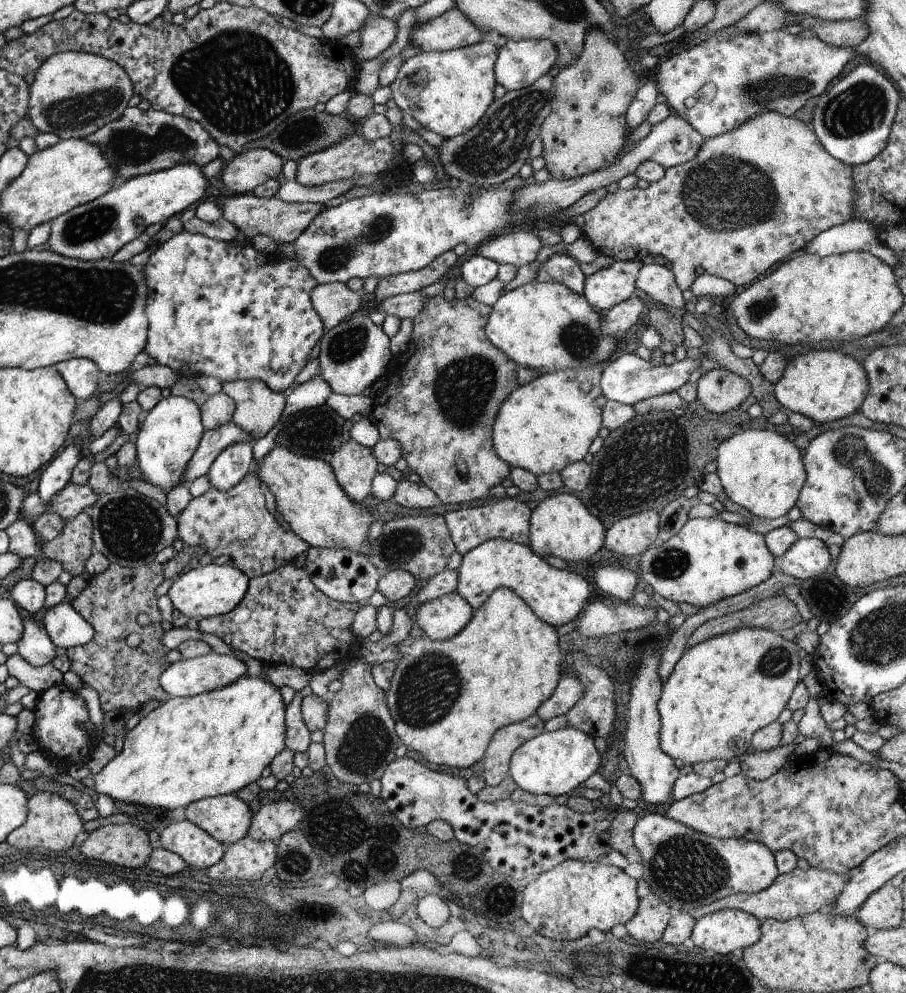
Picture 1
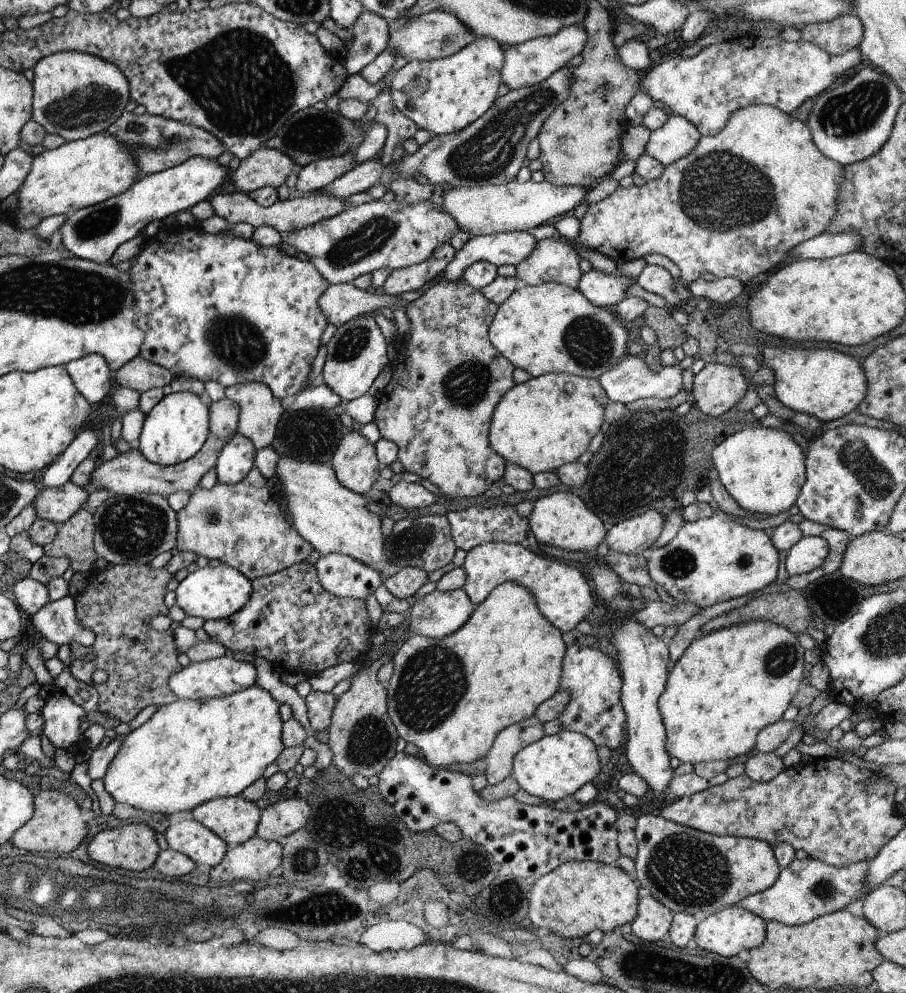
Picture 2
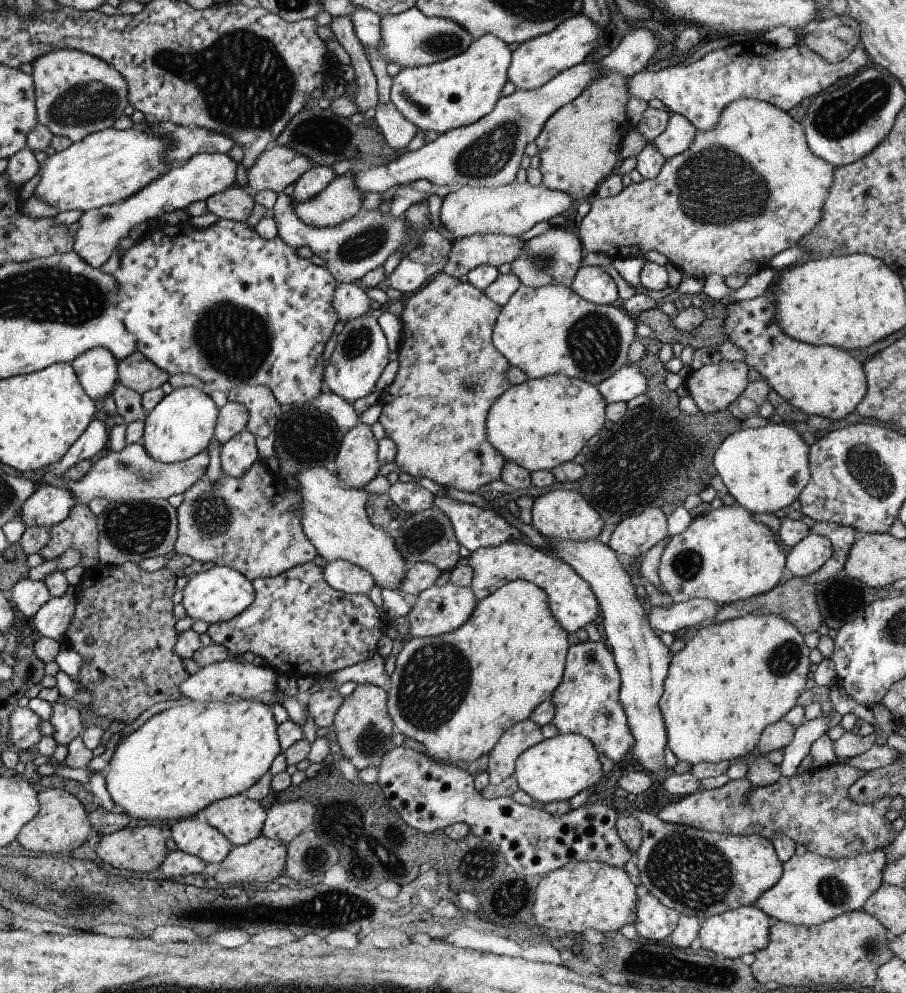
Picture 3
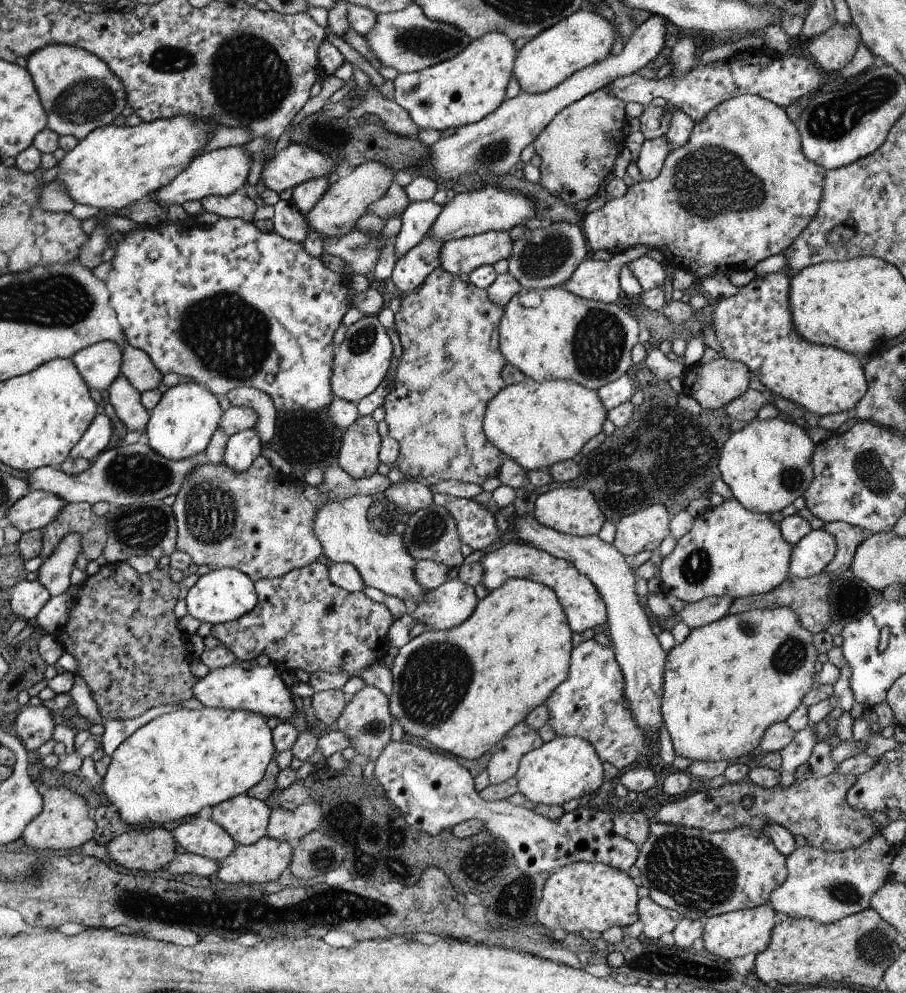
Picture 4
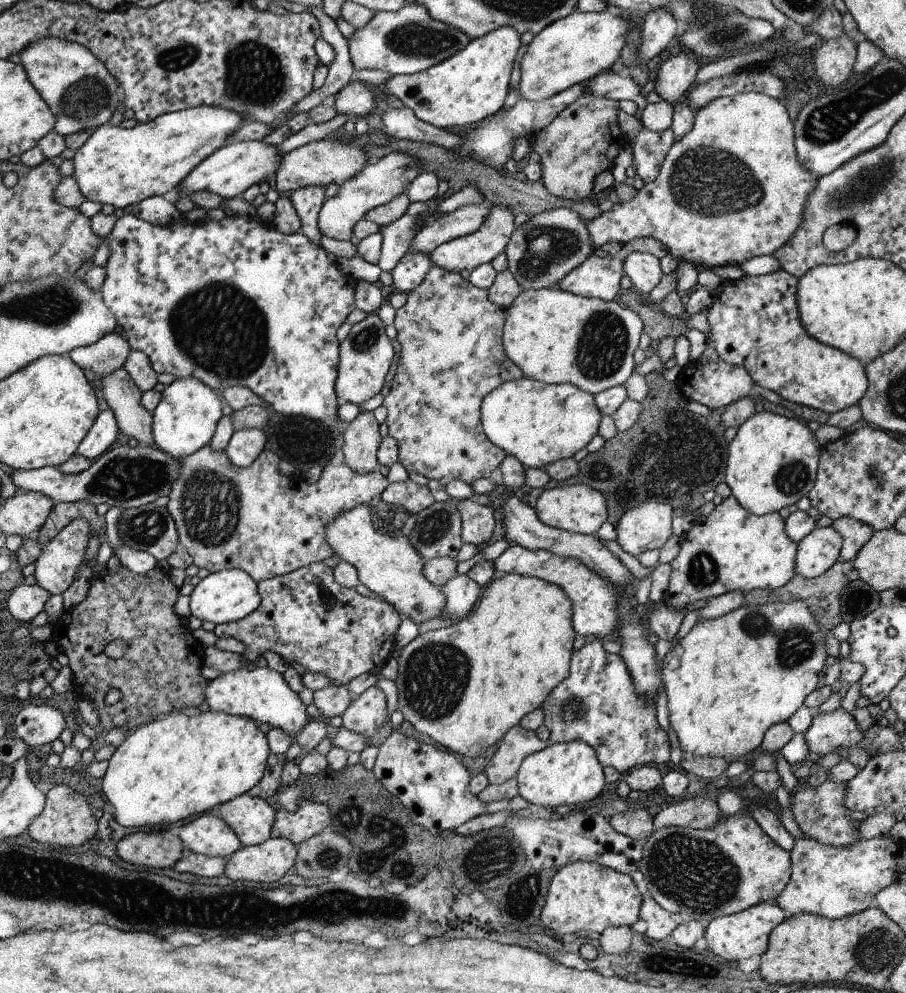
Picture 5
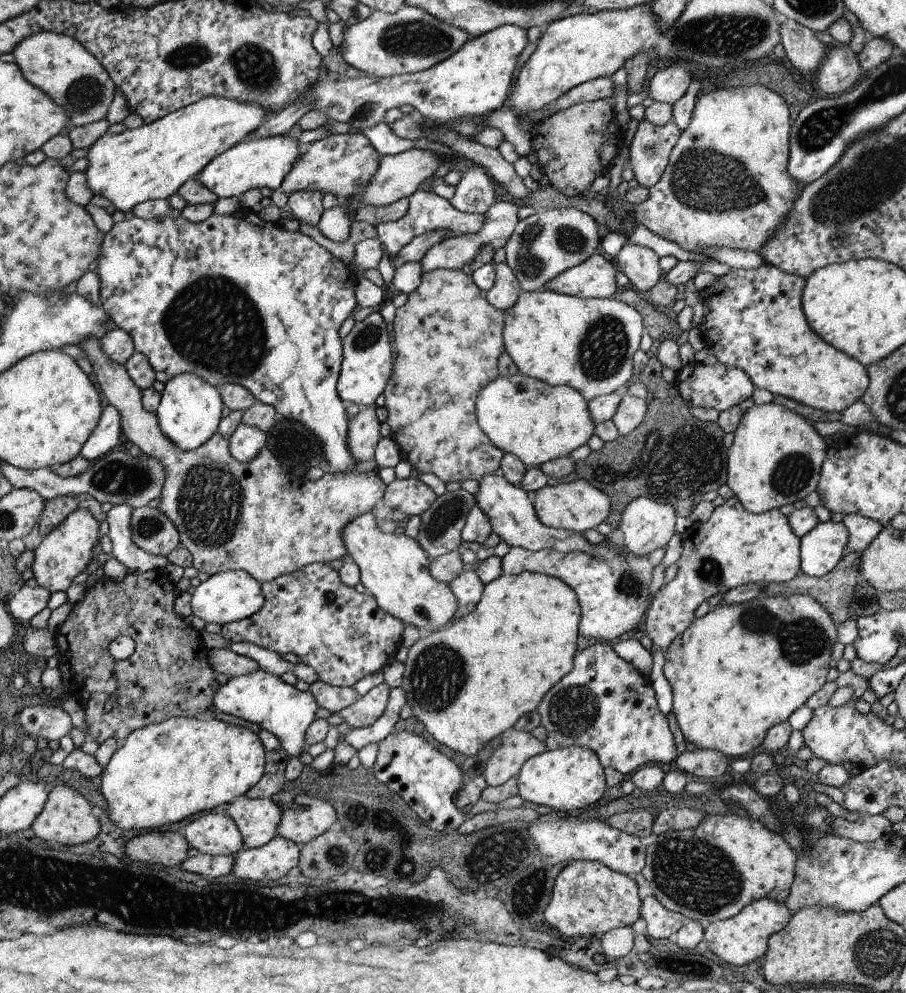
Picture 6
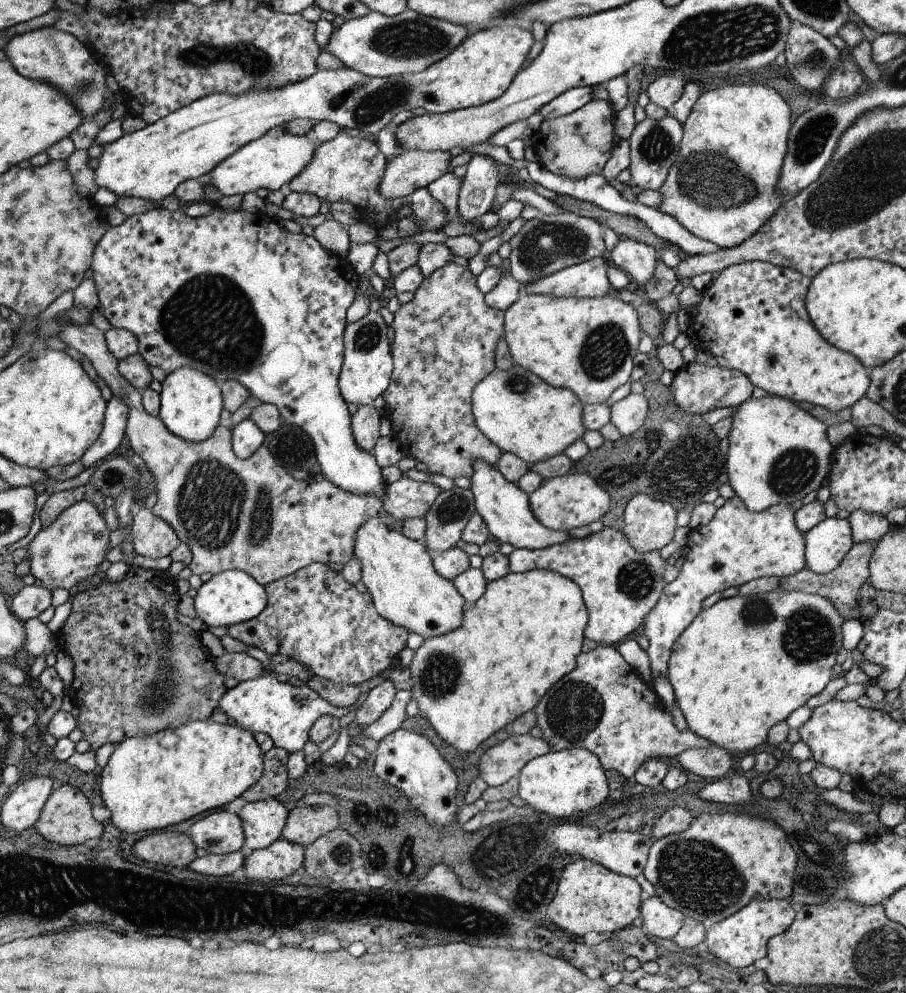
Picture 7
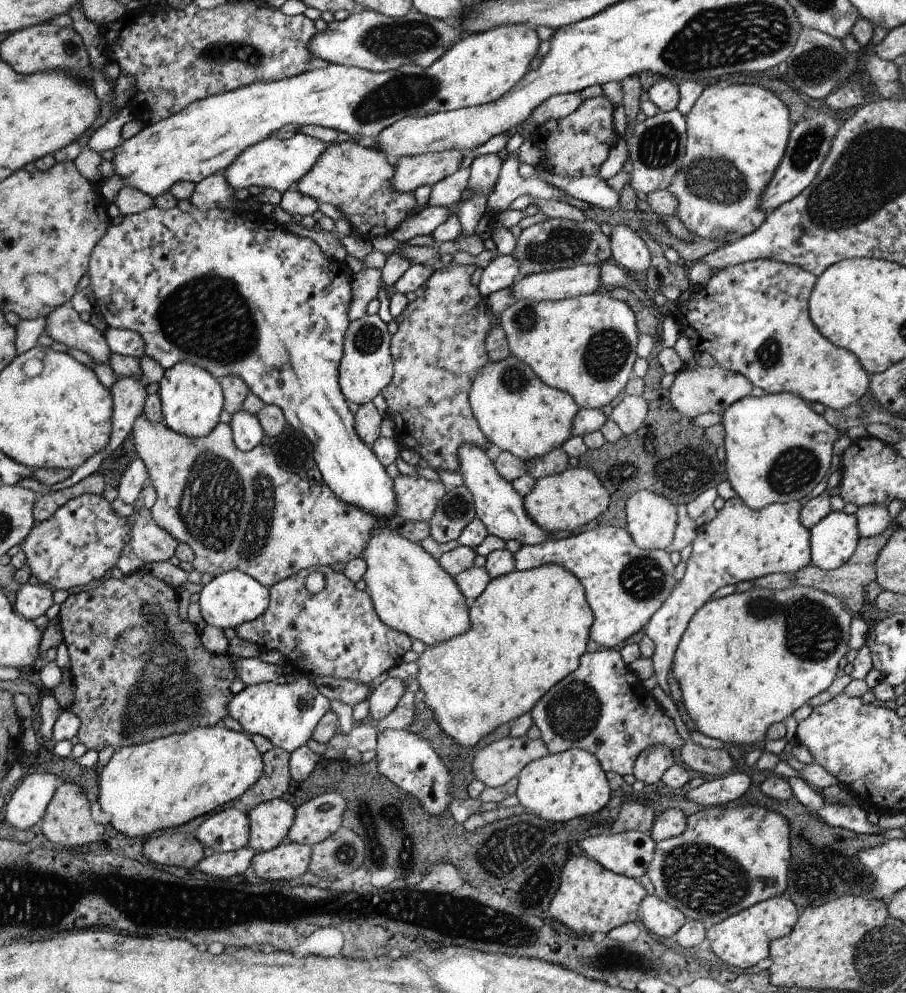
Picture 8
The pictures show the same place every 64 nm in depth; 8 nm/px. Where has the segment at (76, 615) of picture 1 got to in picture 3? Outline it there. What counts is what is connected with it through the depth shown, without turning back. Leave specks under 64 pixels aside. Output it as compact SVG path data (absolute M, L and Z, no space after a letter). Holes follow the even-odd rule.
M76 589L66 591L64 596L52 597L35 615L34 626L40 636L64 642L66 630L71 626L77 605Z

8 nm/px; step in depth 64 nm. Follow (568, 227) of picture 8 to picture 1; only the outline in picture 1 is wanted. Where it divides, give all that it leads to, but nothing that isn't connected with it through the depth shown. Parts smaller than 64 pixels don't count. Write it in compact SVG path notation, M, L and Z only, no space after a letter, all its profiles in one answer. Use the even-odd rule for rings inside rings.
M568 253L554 254L539 265L534 282L554 281L583 294L586 275L580 269L580 262Z

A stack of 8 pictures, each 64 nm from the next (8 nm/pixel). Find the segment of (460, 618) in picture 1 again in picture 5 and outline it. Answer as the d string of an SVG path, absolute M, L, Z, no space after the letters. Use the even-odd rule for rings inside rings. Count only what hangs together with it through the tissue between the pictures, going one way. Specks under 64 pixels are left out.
M468 573L456 575L441 588L446 596L442 618L452 622L464 619L468 612L472 612L481 590L480 584L474 582Z

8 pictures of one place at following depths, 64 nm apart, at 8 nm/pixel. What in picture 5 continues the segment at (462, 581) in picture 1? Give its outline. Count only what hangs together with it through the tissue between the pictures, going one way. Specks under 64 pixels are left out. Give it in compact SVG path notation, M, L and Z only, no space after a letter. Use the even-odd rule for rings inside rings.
M513 544L500 558L494 559L494 579L512 574L536 576L560 586L562 592L572 600L572 626L578 634L595 635L603 639L605 636L615 636L616 628L620 628L620 612L616 610L620 590L614 590L612 584L604 580L604 576L592 572L592 568L584 566L580 560L558 556L550 550L533 551Z

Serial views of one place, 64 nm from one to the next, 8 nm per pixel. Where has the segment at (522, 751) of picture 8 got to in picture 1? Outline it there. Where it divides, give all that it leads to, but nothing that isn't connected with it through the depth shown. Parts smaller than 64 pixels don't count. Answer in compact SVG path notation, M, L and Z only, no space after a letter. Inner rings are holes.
M534 714L526 720L498 729L483 756L483 778L486 785L496 786L508 779L512 754L528 740L540 736L545 730L544 724L545 722Z

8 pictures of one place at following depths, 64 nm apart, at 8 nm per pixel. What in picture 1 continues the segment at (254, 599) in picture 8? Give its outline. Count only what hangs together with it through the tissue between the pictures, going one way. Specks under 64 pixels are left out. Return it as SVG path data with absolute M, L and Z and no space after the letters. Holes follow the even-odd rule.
M208 564L191 569L172 579L170 590L166 591L165 599L168 609L176 609L188 618L199 619L224 616L232 612L243 602L250 588L250 577L234 565Z

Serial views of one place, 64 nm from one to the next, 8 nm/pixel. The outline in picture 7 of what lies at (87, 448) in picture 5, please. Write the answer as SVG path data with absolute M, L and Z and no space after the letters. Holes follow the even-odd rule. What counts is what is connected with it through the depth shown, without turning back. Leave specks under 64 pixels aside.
M111 395L108 401L103 435L100 436L100 440L96 440L95 446L81 459L84 470L102 462L118 448L126 435L126 426L128 426L128 406L120 398Z

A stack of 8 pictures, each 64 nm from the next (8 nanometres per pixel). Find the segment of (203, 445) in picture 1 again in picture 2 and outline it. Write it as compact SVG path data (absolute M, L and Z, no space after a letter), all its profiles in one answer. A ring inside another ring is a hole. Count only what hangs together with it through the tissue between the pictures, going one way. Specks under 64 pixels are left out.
M212 434L208 435L208 440L206 440L206 444L200 451L194 454L192 458L188 458L186 462L182 462L180 464L174 464L174 466L158 466L158 464L154 464L154 462L148 462L144 456L142 456L142 452L138 450L136 444L133 444L133 447L130 448L128 452L119 452L119 454L110 461L102 462L102 464L92 472L92 480L86 484L86 487L82 486L82 488L86 488L88 494L94 492L97 488L106 489L109 495L113 494L123 494L124 496L134 496L134 494L149 494L149 495L158 495L167 497L169 494L173 494L174 492L186 491L186 492L194 492L197 488L198 484L200 484L200 480L204 478L204 474L215 466L219 452L222 450L223 446L228 442L226 438L218 438L218 436L214 436Z

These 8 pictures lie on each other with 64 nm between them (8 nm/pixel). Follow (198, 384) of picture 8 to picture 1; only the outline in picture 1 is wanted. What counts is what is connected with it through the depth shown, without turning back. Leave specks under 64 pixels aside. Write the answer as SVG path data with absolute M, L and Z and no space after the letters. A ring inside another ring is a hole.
M170 395L141 418L138 436L136 436L136 458L138 468L144 480L154 488L172 490L184 480L184 472L192 454L200 444L205 431L203 410L196 401L185 396Z

